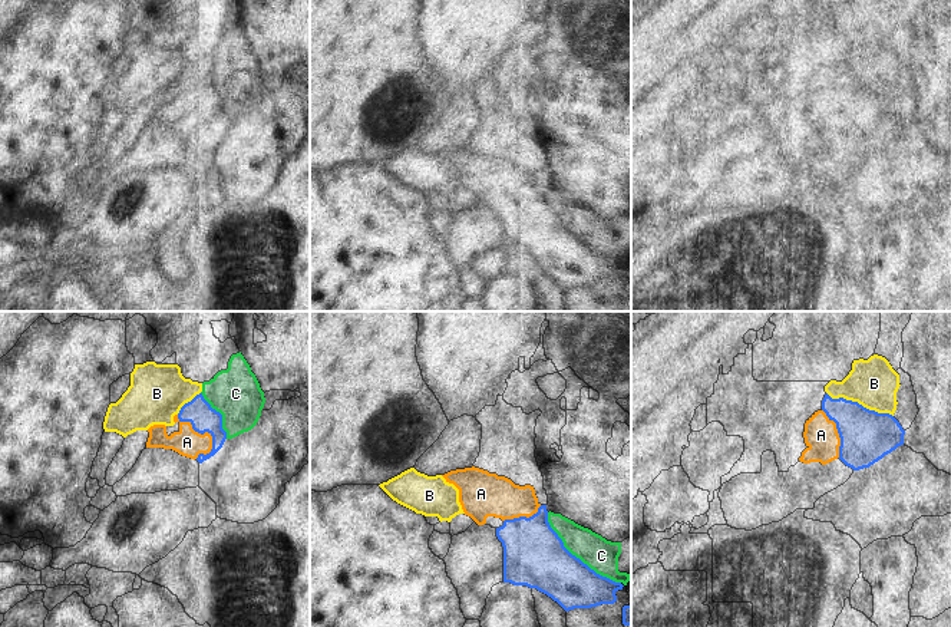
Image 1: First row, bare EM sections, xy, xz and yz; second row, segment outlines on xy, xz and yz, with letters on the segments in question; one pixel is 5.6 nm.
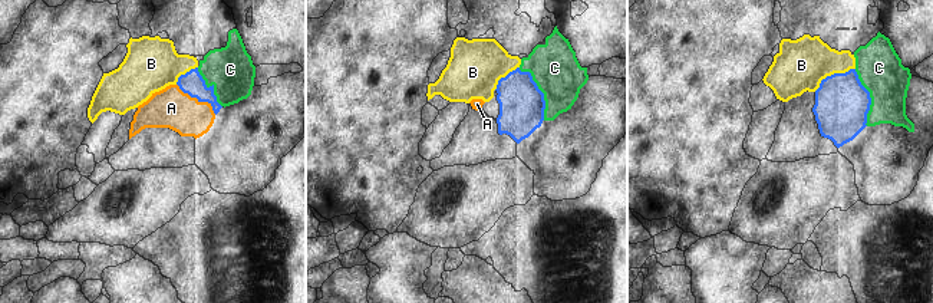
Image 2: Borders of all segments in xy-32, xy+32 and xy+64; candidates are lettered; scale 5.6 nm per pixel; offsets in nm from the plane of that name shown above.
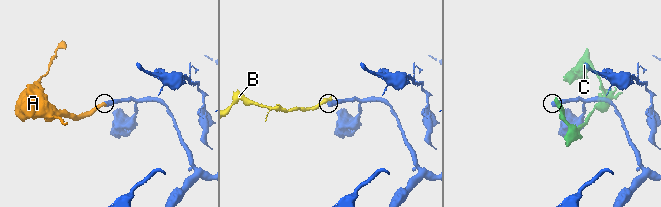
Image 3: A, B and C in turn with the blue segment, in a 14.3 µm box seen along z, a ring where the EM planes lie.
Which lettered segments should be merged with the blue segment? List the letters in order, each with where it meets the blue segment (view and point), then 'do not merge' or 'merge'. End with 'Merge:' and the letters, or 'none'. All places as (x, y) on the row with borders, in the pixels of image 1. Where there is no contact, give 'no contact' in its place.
A: xy (201, 434) | merge
B: yz (858, 403) | do not merge
C: xz (574, 555) | do not merge
Merge: A

